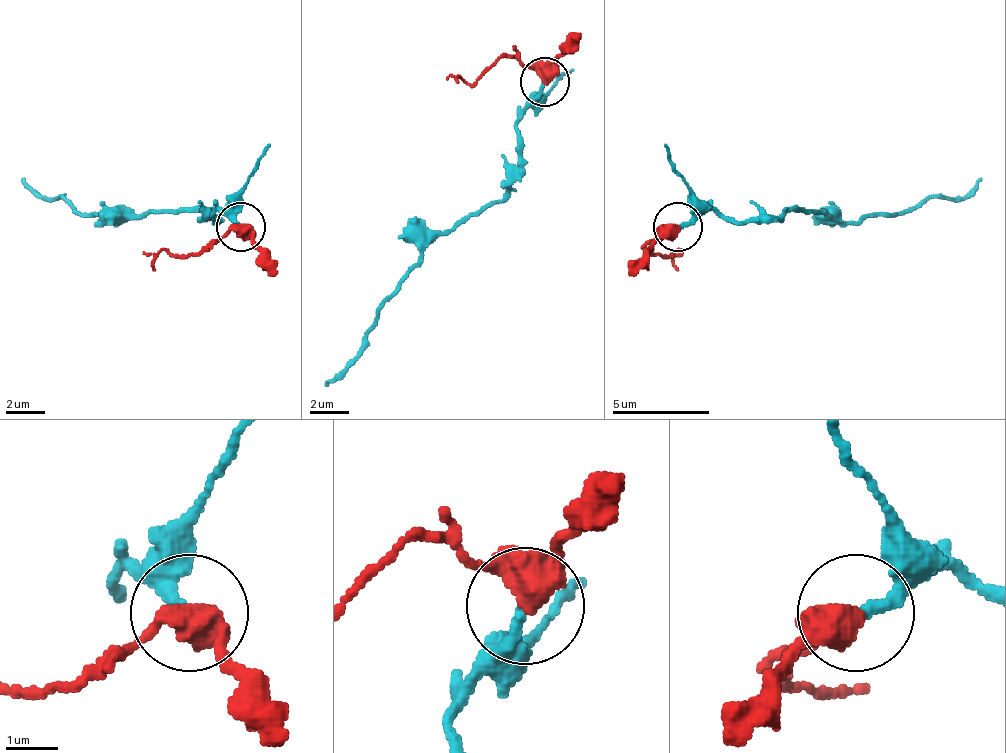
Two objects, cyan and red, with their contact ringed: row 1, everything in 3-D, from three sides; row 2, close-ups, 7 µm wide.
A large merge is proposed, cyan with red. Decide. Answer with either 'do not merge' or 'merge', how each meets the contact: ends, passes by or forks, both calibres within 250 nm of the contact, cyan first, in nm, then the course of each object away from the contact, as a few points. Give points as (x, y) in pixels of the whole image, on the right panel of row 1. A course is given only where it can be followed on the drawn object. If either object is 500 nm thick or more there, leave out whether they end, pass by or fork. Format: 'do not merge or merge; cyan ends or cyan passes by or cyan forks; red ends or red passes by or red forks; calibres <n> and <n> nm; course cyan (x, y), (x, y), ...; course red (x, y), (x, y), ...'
merge; cyan ends; red passes by; calibres 240 and 480 nm; course cyan (678, 225), (708, 211), (776, 220), (795, 211), (849, 220), (897, 216), (936, 196), (961, 196), (980, 177); course red (678, 225), (664, 235), (654, 255), (678, 250), (674, 264), (678, 269)

